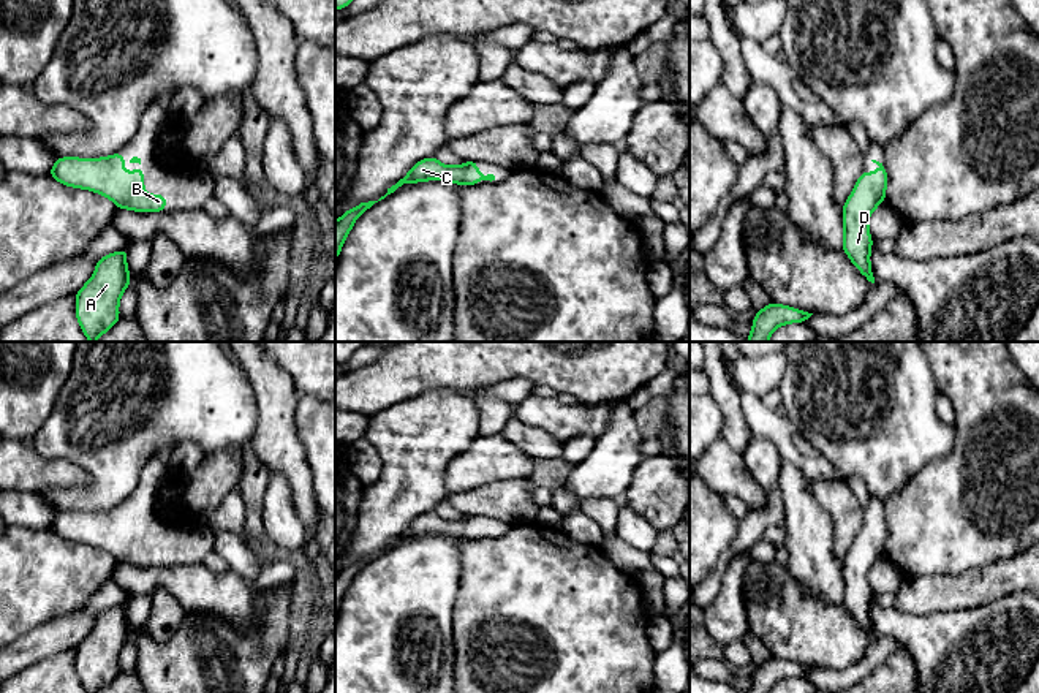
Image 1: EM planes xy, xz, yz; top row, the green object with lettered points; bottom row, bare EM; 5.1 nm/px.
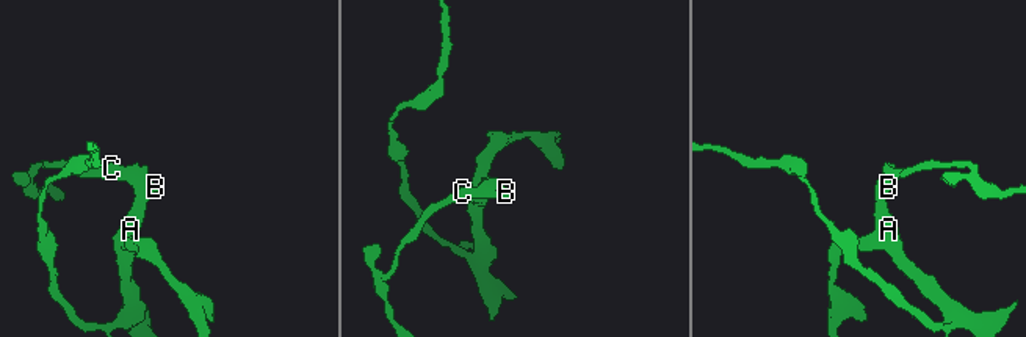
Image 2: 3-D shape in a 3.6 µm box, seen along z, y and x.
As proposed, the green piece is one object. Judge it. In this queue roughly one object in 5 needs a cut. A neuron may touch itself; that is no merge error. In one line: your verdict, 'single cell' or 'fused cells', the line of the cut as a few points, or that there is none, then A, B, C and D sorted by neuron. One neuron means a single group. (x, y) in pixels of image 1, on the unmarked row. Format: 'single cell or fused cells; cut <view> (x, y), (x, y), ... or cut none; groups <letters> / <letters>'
single cell; cut none; groups A B C D

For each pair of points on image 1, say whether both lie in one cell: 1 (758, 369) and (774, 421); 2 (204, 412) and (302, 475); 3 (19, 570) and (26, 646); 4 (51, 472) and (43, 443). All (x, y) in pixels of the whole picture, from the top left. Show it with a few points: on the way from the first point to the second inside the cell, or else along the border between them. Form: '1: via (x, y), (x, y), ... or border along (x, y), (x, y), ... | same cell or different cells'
1: border along (731, 382), (759, 397) | different cells
2: border along (256, 405), (256, 426), (249, 448) | different cells
3: border along (57, 617), (34, 627), (16, 641) | different cells
4: border along (30, 442), (43, 458), (68, 459), (83, 470) | different cells

